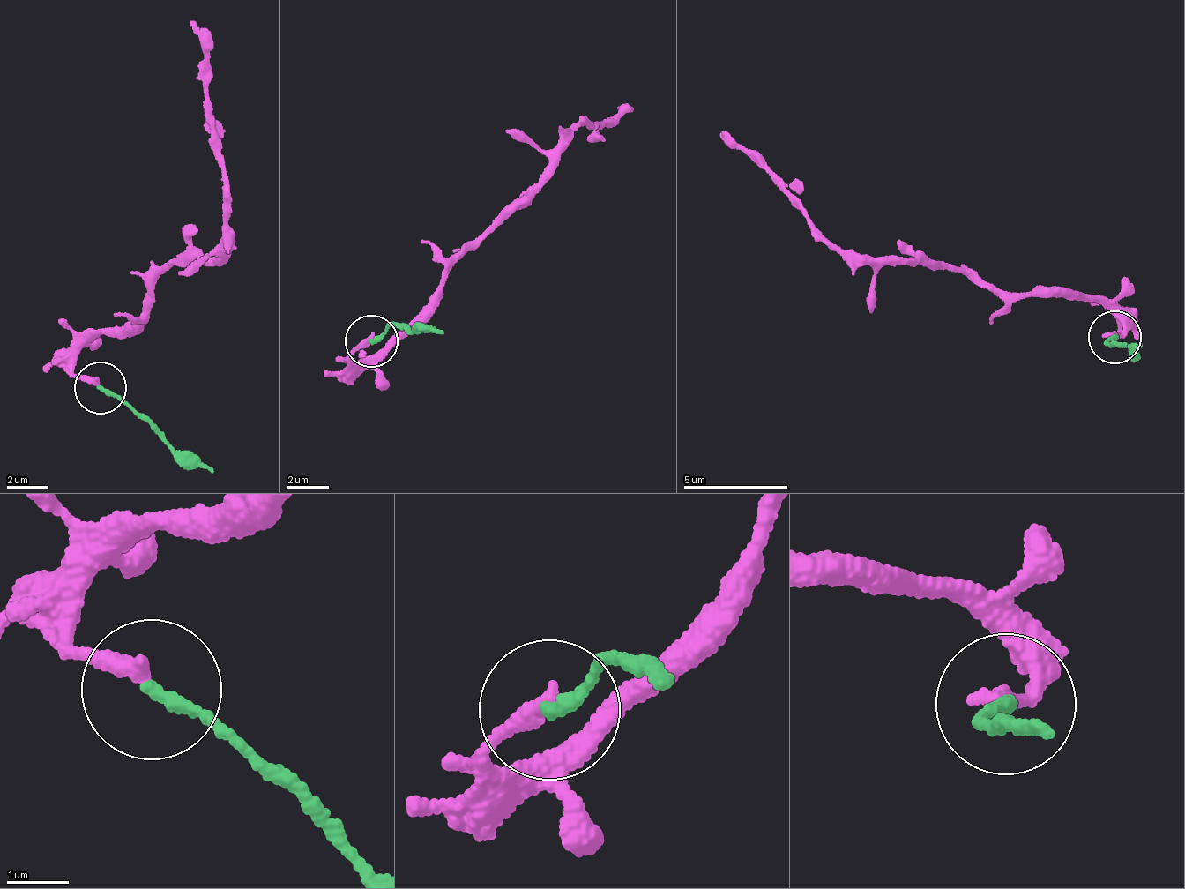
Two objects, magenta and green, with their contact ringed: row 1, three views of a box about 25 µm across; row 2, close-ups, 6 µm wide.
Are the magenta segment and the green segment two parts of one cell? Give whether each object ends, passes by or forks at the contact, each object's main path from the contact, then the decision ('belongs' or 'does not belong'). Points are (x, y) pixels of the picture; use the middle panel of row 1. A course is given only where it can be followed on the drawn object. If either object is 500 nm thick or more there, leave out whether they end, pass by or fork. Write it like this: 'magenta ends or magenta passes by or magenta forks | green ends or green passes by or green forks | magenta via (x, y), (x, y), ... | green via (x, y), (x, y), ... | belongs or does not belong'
magenta ends | green ends | magenta via (371, 340), (353, 360), (413, 330), (458, 253), (525, 208), (560, 142), (619, 108) | green via (369, 341), (393, 326), (440, 331) | does not belong

